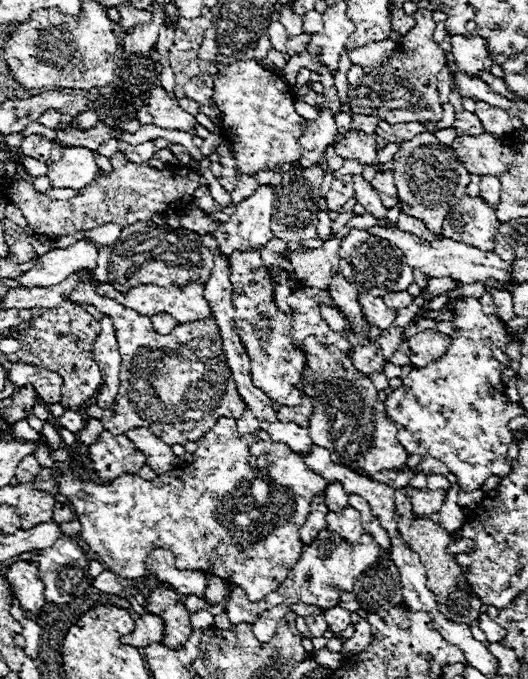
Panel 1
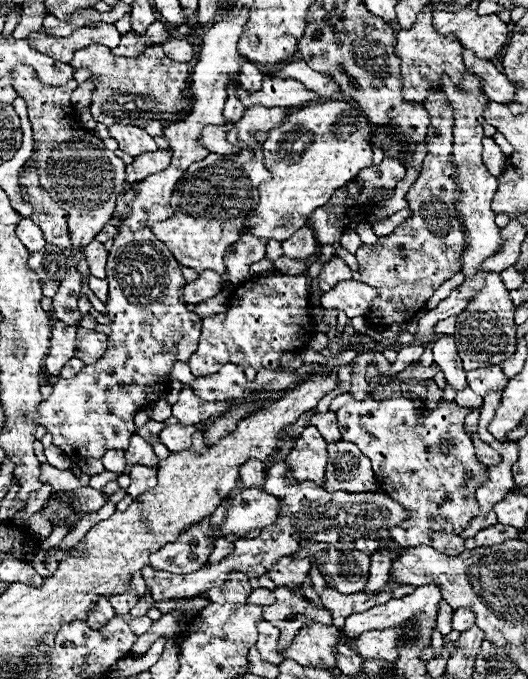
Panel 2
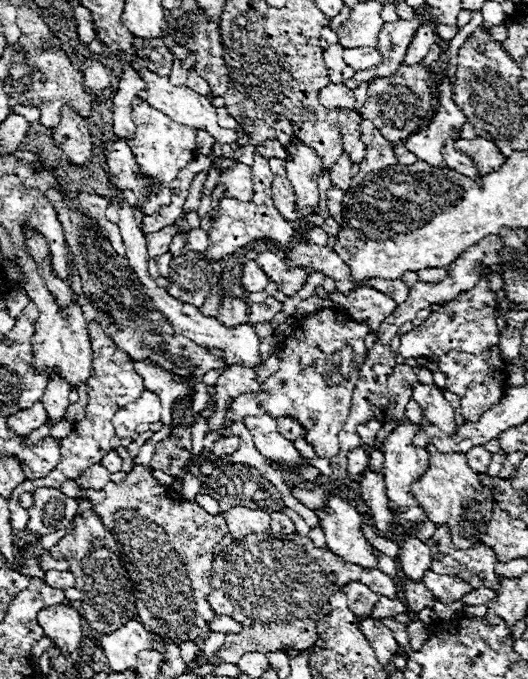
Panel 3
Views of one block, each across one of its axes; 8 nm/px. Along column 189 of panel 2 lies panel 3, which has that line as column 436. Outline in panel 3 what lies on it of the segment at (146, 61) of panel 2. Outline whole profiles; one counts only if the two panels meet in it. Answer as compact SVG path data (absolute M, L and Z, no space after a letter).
M402 64L394 72L394 76L376 78L374 82L370 82L368 98L358 112L364 120L372 120L372 124L376 124L376 128L380 128L380 134L388 142L400 144L408 136L412 136L412 132L420 132L420 128L426 128L428 120L432 120L432 116L436 114L436 108L438 108L436 82L430 82L436 76L438 76L436 66Z

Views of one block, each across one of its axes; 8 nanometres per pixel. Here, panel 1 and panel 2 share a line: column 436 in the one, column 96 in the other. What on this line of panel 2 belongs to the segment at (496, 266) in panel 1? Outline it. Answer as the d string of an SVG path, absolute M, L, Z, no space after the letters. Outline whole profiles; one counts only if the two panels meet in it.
M92 240L84 248L84 258L88 262L90 274L96 276L96 278L100 278L100 280L106 280L106 258L108 258L108 250L104 248L104 244Z

